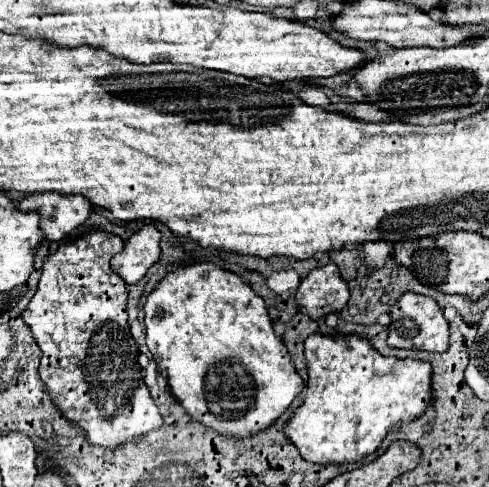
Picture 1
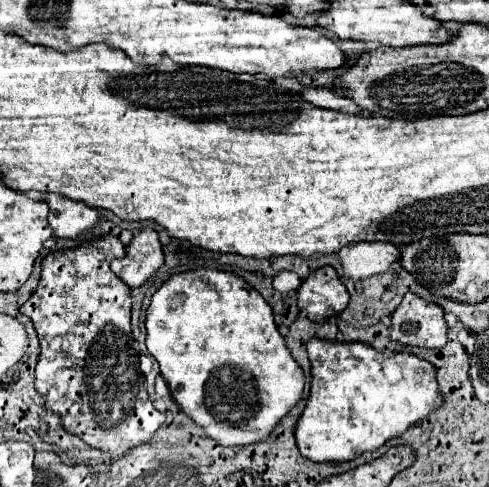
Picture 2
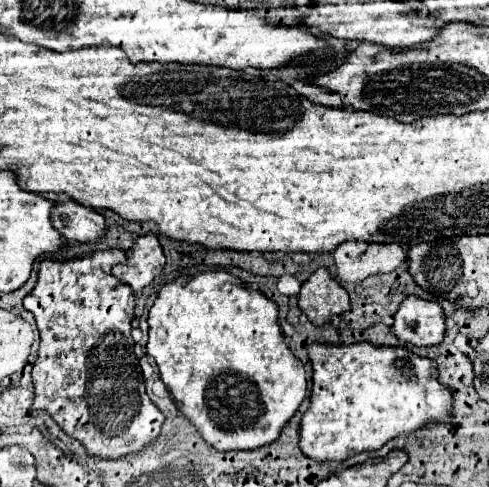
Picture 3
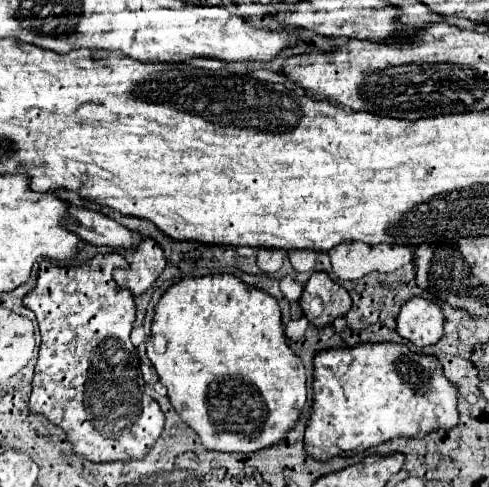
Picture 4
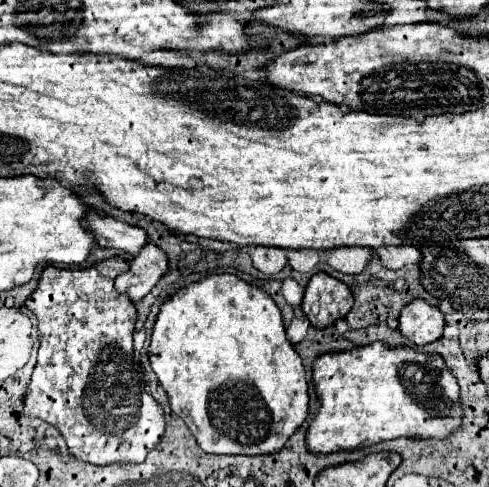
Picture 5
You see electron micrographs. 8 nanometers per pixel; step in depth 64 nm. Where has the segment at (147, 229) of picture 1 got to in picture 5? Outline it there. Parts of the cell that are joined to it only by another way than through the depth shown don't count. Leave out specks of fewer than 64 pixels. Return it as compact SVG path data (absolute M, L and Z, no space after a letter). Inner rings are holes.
M146 244L130 262L130 270L116 276L116 290L126 292L132 302L142 300L168 270L168 256L156 246Z

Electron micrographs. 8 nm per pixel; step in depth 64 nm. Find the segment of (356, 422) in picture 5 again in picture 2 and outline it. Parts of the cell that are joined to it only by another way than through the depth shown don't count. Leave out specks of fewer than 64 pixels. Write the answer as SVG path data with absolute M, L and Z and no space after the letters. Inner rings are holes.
M310 338L306 342L306 350L312 368L312 382L306 408L294 428L294 436L300 454L312 462L348 462L364 452L374 452L386 440L404 434L408 426L420 422L442 404L434 366L408 352L378 352L364 342L330 342L322 338Z

